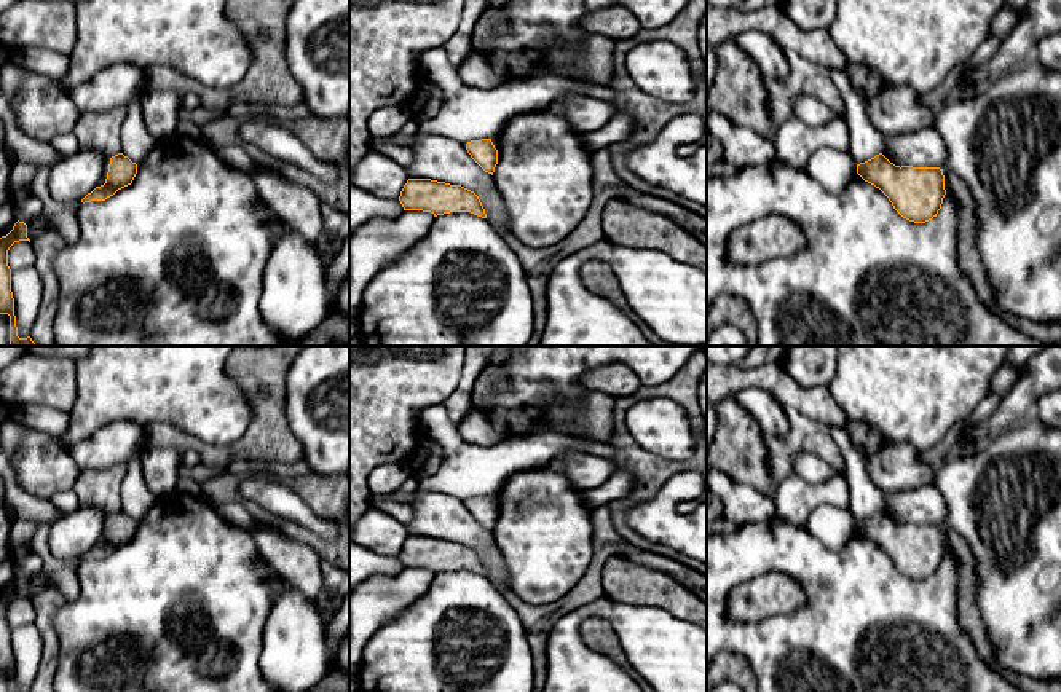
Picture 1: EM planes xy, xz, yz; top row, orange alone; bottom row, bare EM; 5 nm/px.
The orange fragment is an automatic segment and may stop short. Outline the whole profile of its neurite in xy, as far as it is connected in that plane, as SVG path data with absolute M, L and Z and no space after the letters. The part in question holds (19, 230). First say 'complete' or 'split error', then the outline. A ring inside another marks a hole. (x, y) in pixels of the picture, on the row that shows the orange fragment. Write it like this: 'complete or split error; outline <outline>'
complete; outline M16 222L13 230L0 238L0 314L10 316L10 344L8 346L37 346L30 336L19 338L14 316L14 298L11 292L11 269L8 266L8 250L14 242L29 241L27 225Z

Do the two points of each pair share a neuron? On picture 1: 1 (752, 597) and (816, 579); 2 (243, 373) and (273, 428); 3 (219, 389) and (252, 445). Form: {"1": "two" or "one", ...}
{"1": "two", "2": "one", "3": "two"}

